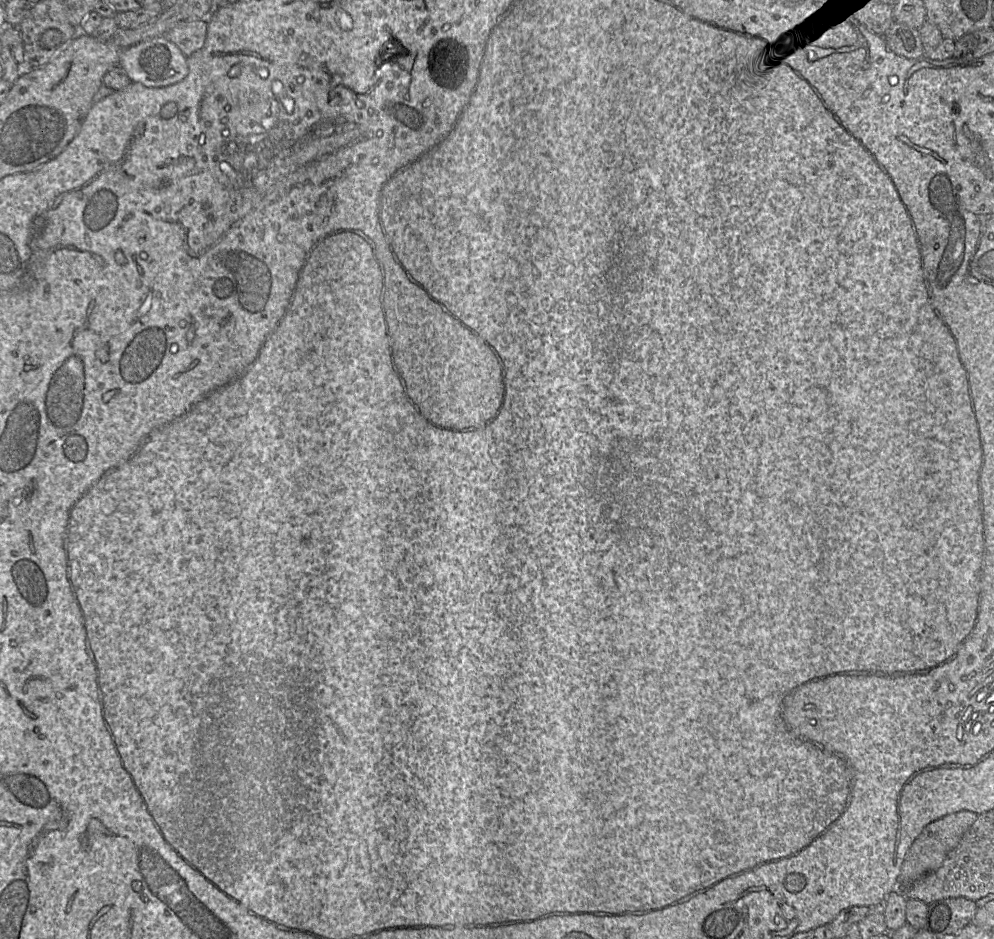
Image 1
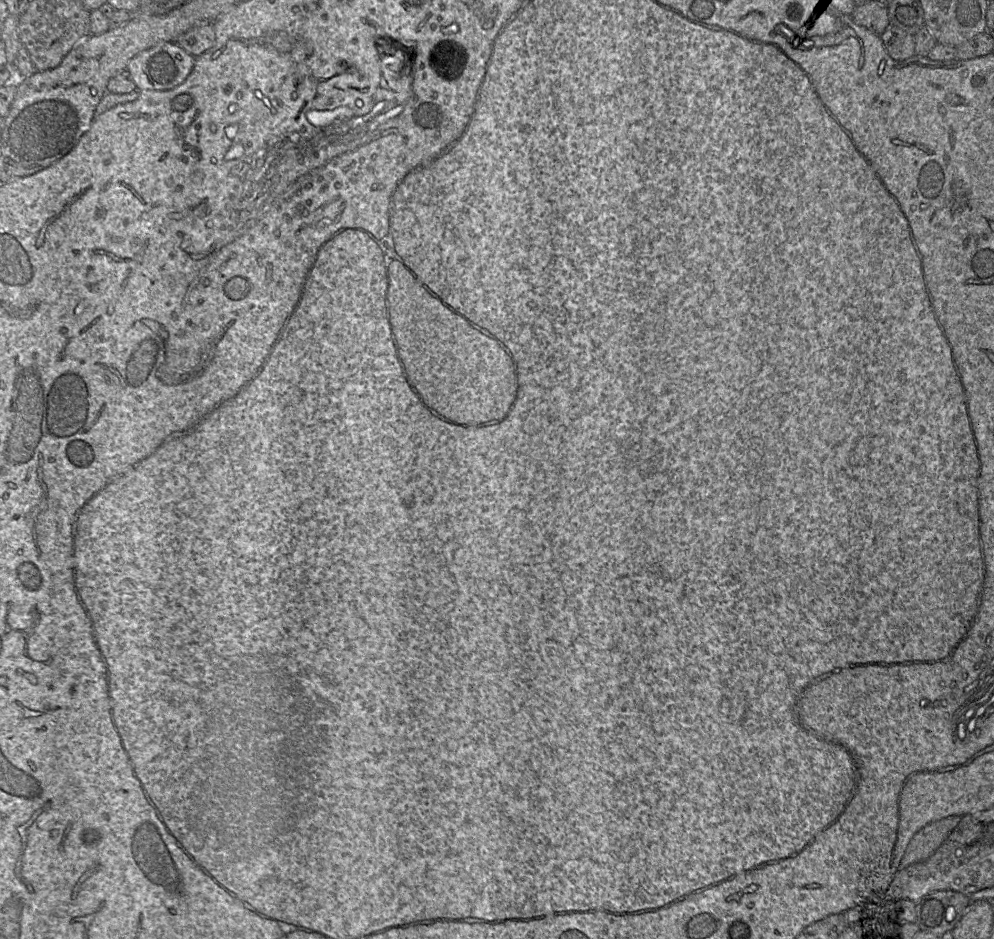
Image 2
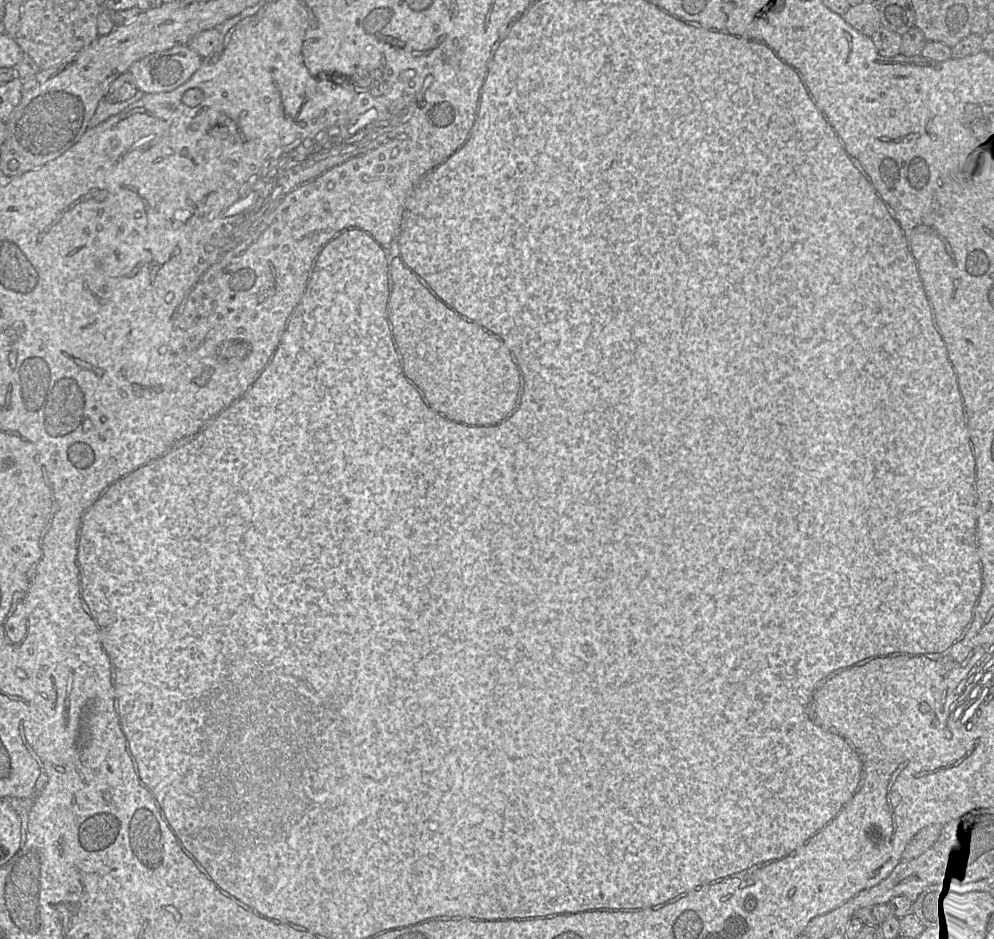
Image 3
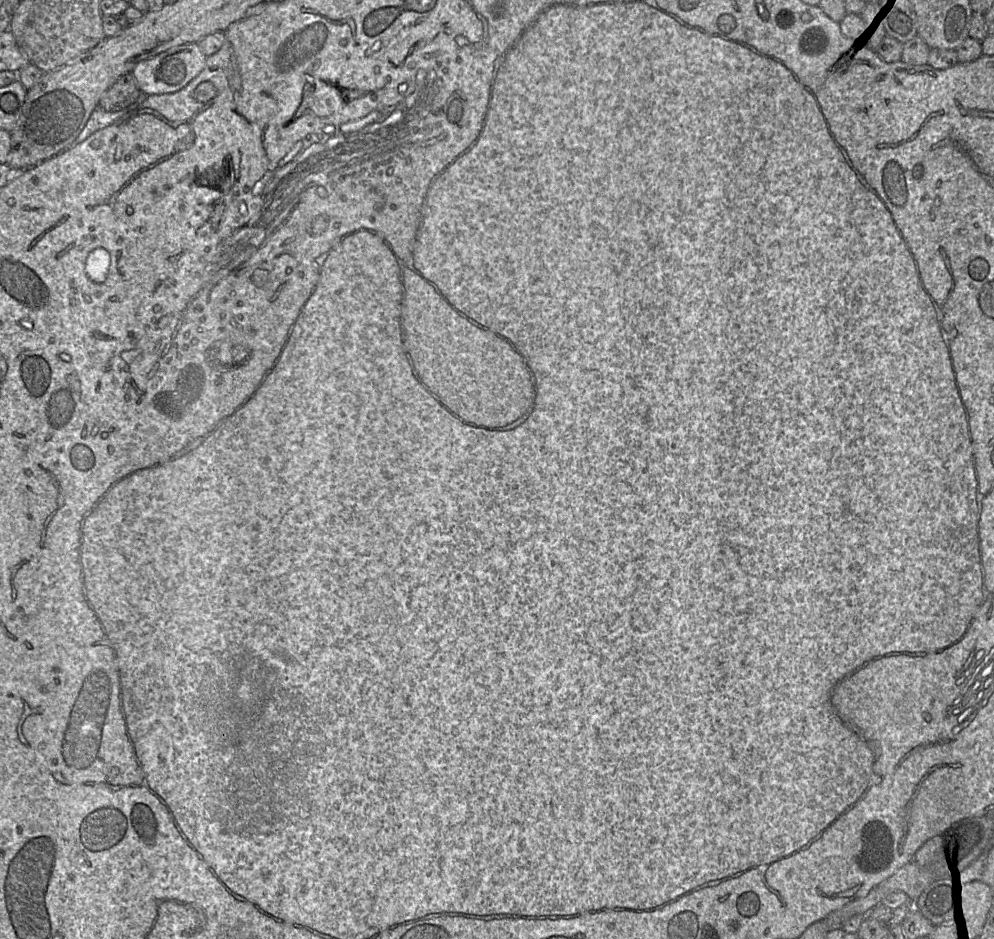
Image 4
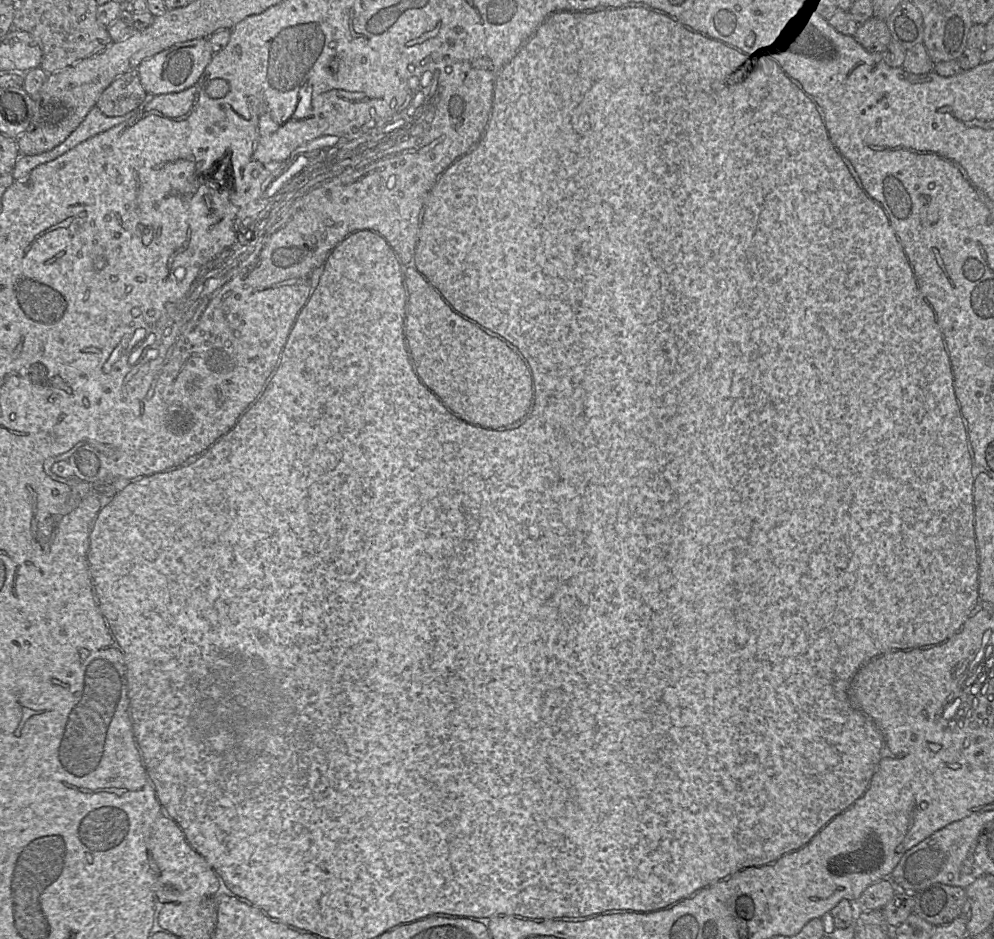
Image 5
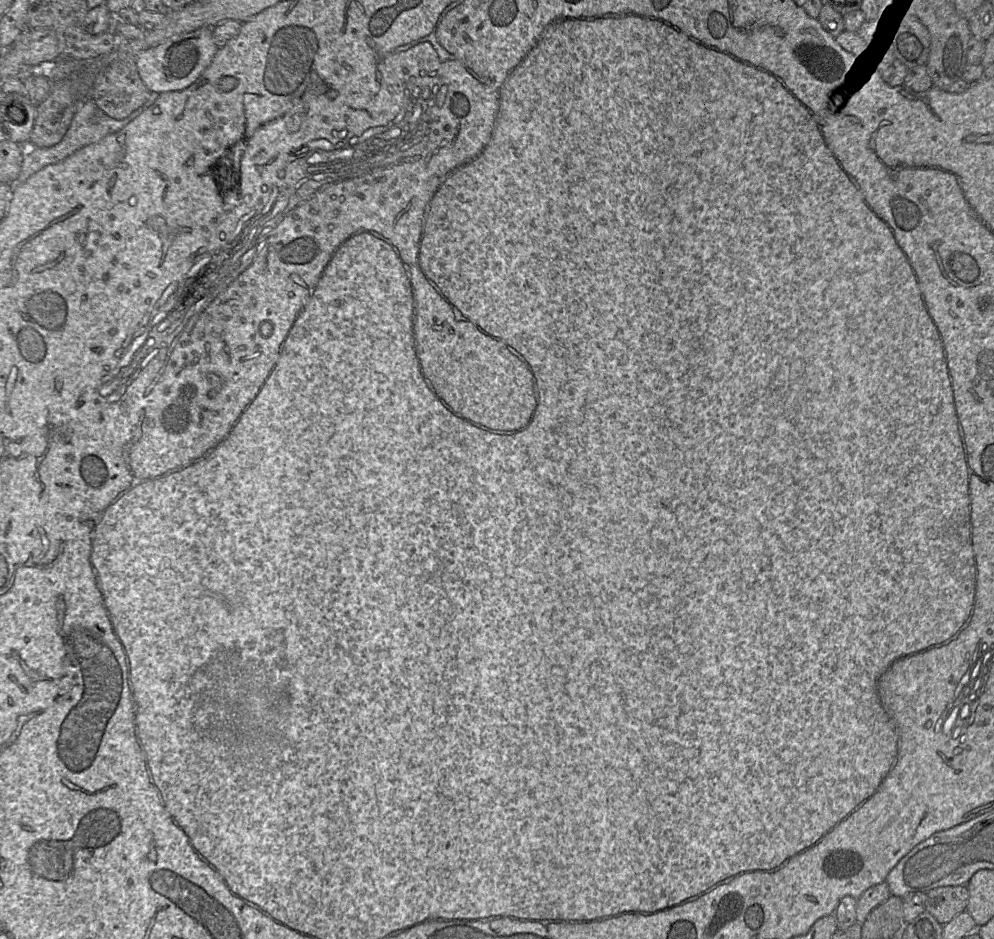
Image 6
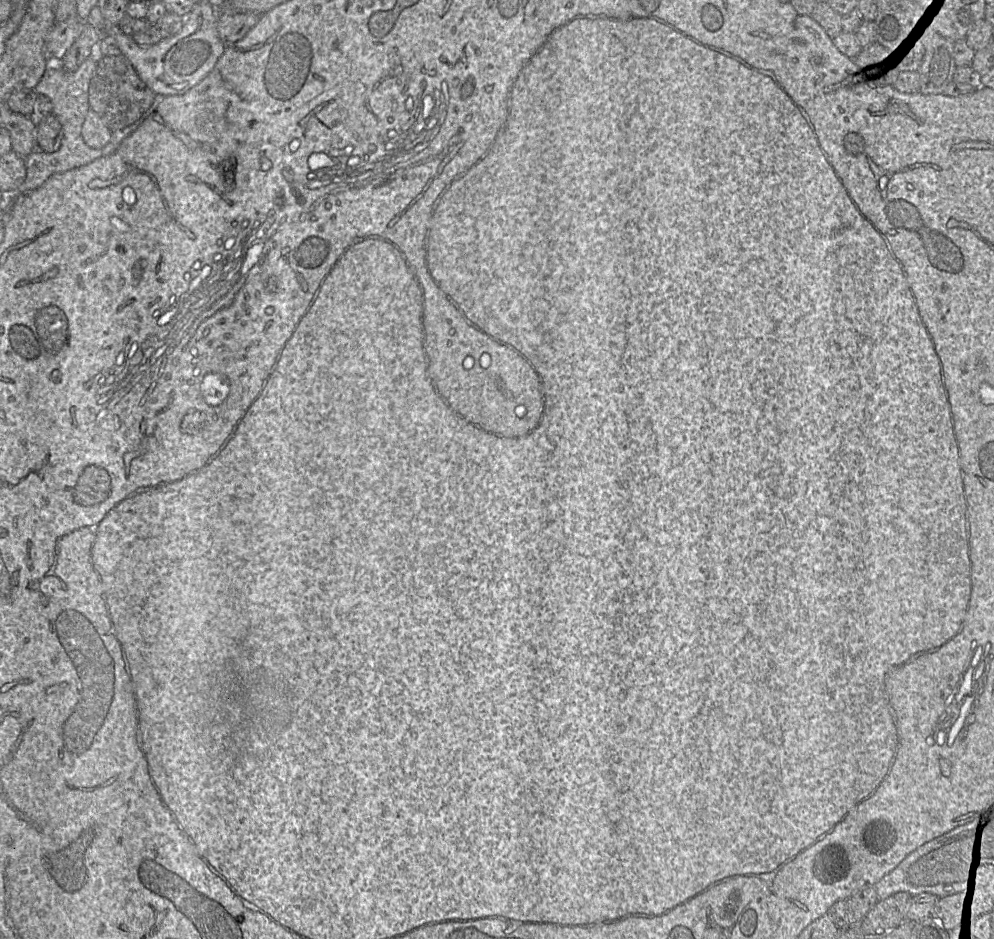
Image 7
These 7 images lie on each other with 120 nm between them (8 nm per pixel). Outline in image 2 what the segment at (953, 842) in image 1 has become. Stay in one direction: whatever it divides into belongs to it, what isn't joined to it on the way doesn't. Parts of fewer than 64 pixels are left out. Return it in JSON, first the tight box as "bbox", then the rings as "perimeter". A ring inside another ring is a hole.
{"bbox":[899,816,962,869],"perimeter":[[[949,816],[919,830],[909,842],[899,869],[928,859],[943,844],[961,821],[962,816]]]}

